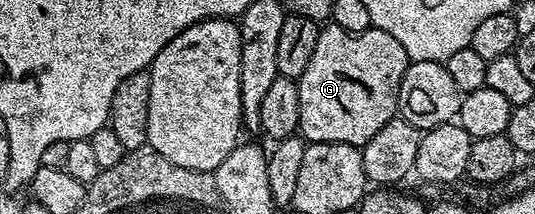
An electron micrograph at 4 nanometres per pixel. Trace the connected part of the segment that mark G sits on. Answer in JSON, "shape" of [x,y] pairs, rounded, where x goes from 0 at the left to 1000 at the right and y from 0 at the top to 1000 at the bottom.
{"shape":[[[611,112],[598,136],[593,168],[593,229],[578,276],[578,318],[555,379],[563,449],[563,561],[557,621],[576,668],[628,664],[675,692],[731,551],[740,547],[746,505],[746,416],[757,355],[764,276],[757,224],[742,206],[742,187],[727,150],[695,131],[673,159],[645,150],[645,131],[630,131]]]}

